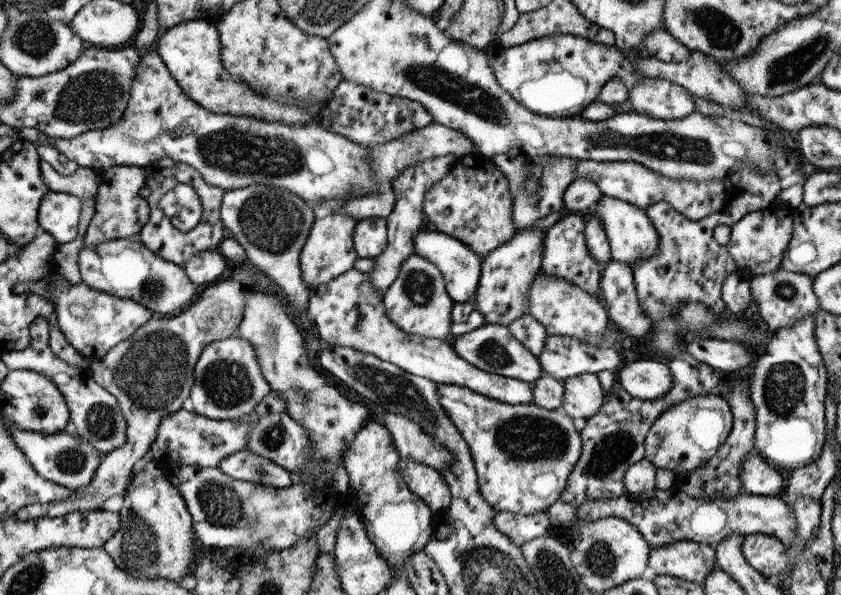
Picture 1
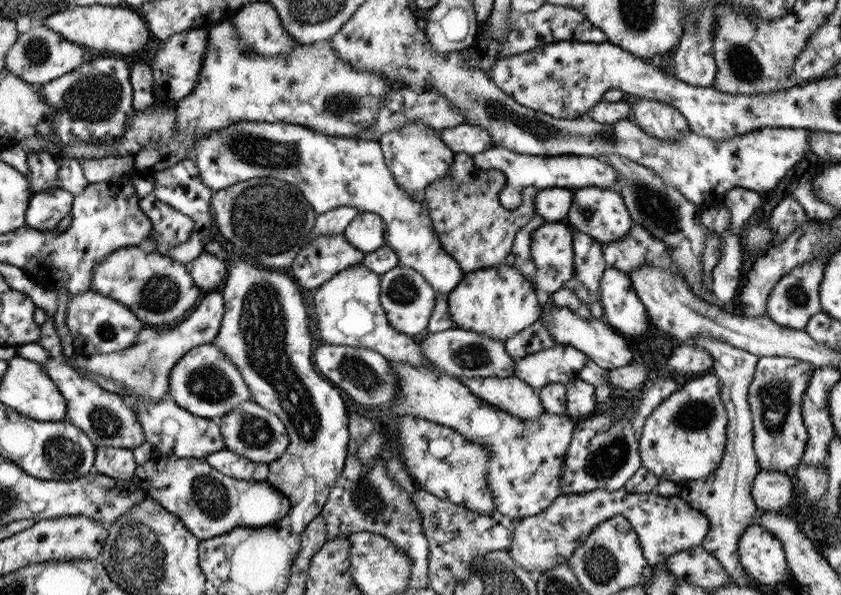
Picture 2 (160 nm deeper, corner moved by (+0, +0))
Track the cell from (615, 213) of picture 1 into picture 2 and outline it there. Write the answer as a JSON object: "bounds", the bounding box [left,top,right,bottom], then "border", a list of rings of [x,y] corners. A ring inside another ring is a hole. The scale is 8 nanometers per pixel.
{"bounds":[565,187,631,243],"border":[[[597,187],[572,189],[571,208],[566,214],[565,223],[573,231],[588,234],[593,239],[608,243],[625,236],[631,228],[631,217],[627,213],[623,199],[613,190]]]}

